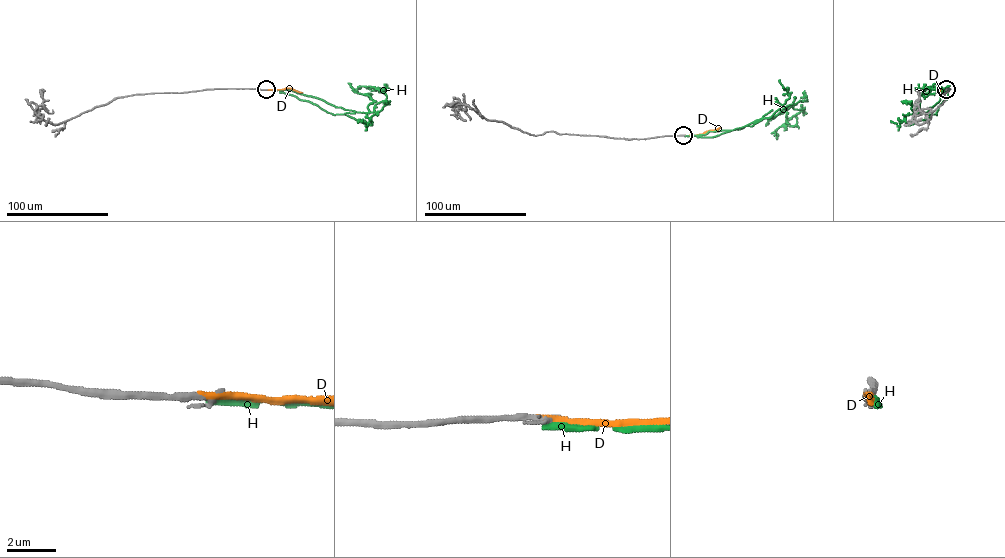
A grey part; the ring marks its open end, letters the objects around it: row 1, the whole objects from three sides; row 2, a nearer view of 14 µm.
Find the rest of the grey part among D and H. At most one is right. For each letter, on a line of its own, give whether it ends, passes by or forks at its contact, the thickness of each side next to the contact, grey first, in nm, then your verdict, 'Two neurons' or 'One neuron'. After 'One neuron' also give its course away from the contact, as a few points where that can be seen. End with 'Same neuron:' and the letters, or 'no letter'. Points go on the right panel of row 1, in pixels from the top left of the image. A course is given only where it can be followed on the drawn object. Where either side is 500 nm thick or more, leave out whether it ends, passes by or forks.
D: It ends there. Thickness 280 nm (grey) against 260 nm. One neuron
H: It ends there. Thickness 260 nm (grey) against 260 nm. Two neurons
Same neuron: D

